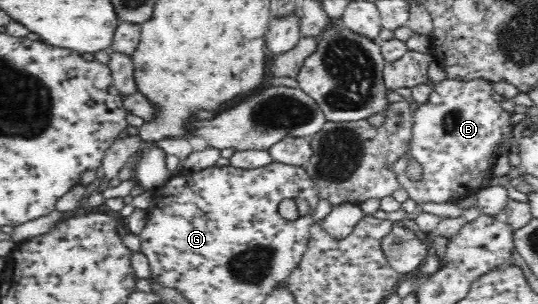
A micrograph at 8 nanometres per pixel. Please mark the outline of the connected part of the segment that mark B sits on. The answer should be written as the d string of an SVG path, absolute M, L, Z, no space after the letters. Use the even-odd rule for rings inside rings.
M485 78L475 80L444 79L432 84L433 90L429 98L417 106L414 112L414 124L412 128L411 156L398 160L394 164L394 171L401 187L407 190L409 198L415 200L418 206L425 203L447 203L460 199L464 194L478 192L483 186L483 180L491 175L491 168L495 154L493 148L513 138L507 138L511 132L510 122L514 115L508 107L494 99L497 94L495 83ZM417 162L421 168L421 176L417 180L411 180L409 176L409 164Z

